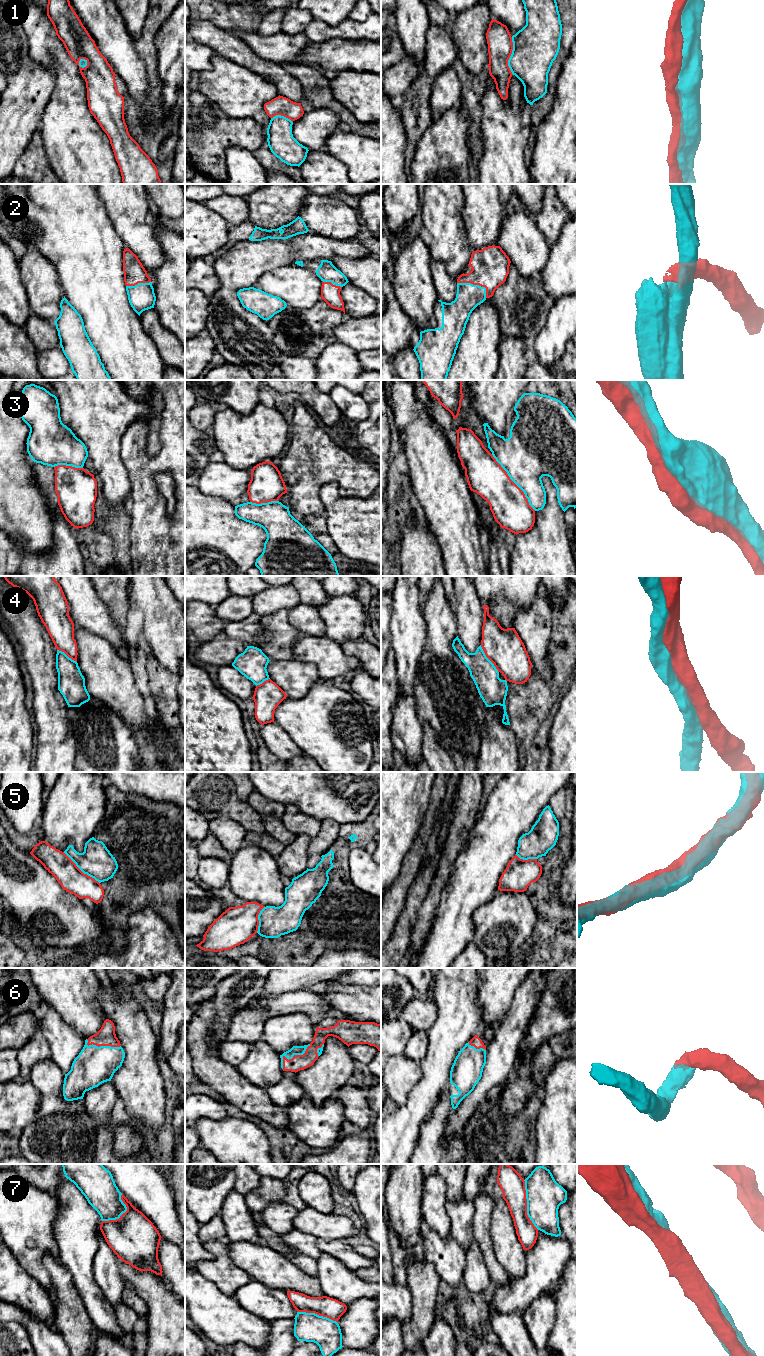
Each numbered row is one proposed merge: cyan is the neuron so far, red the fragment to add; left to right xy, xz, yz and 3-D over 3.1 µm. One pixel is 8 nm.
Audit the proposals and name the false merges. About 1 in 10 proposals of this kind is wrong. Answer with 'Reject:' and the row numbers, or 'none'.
Reject: none

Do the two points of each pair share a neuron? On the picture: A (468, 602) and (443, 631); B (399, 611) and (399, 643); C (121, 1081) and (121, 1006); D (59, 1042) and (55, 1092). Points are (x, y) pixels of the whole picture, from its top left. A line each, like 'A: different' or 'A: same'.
A: different
B: same
C: same
D: different

